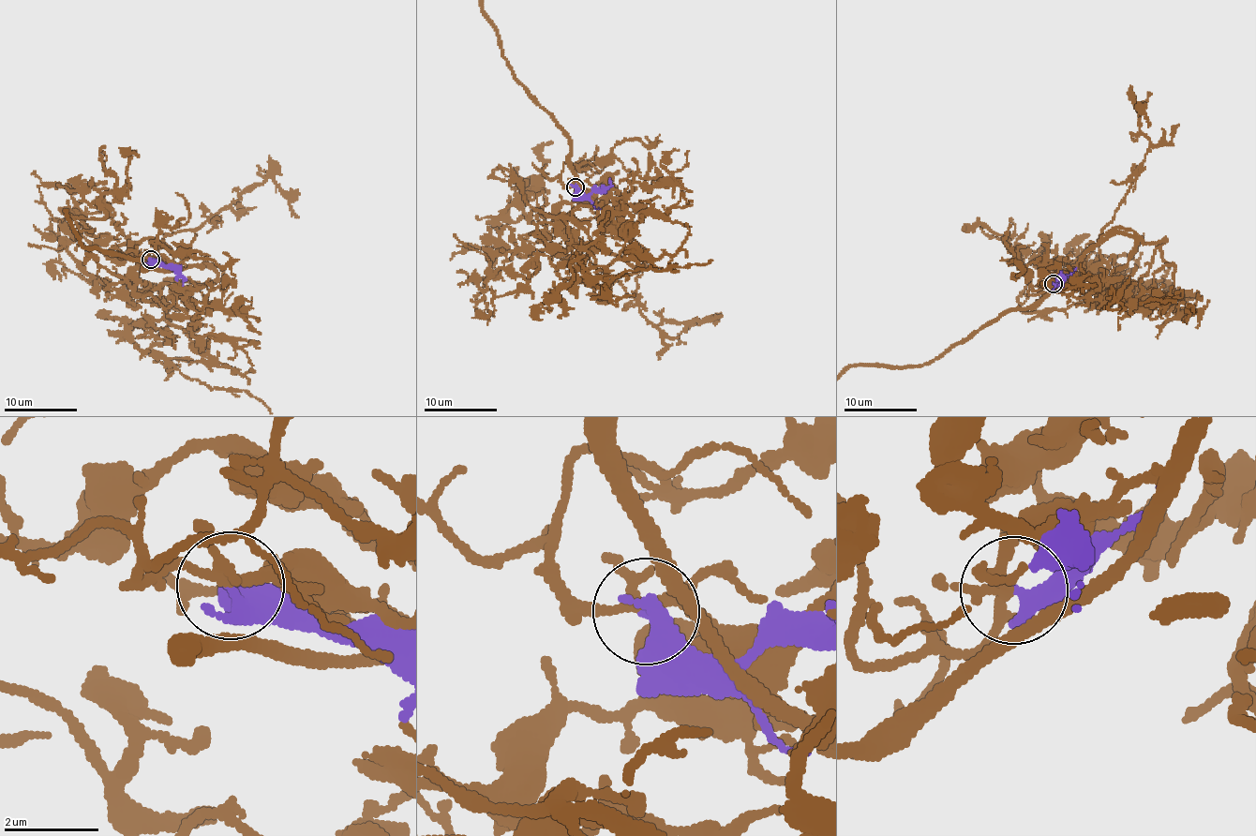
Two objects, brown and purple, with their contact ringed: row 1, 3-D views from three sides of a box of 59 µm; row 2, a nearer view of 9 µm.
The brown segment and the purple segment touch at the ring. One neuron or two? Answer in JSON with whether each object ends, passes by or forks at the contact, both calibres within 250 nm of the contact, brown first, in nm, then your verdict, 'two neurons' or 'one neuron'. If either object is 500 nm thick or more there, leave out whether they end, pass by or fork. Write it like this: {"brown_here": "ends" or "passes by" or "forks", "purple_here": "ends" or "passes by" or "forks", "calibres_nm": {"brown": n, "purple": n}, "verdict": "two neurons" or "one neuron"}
{"brown_here": "forks", "purple_here": "ends", "calibres_nm": {"brown": 190, "purple": 400}, "verdict": "two neurons"}

